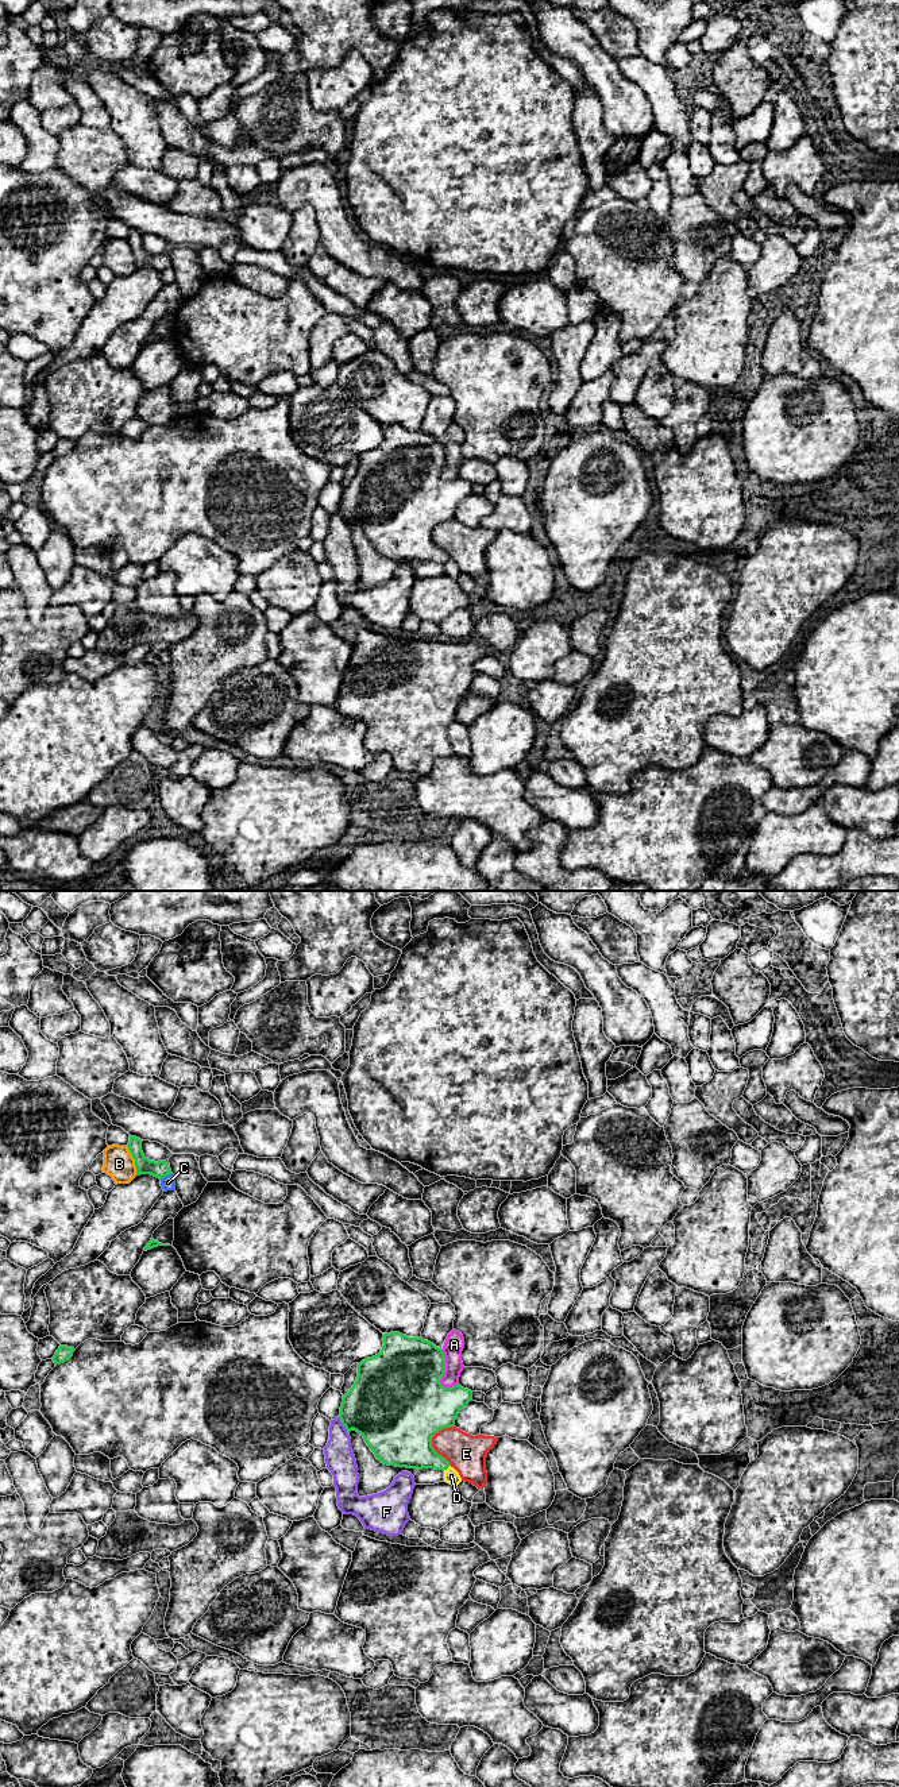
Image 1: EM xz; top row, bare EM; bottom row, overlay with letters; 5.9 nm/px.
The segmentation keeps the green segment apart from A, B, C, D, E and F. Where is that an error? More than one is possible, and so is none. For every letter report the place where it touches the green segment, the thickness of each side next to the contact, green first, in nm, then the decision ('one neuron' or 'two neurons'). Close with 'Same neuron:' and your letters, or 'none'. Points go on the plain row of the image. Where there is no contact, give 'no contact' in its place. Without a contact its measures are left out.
A: xz (444, 462) | 440/120 nm | two neurons
B: xz (135, 254) | 100/180 nm | two neurons
C: xz (165, 269) | 100/90 nm | two neurons
D: xz (446, 562) | 260/90 nm | two neurons
E: xz (431, 536) | 480/220 nm | two neurons
F: xz (343, 517) | 400/180 nm | two neurons
Same neuron: none

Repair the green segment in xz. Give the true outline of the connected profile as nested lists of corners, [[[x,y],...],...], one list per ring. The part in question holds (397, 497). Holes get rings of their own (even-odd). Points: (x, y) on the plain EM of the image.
[[[383,427],[381,445],[358,456],[356,474],[343,489],[339,512],[348,526],[354,522],[363,529],[383,557],[444,564],[451,557],[433,543],[432,530],[454,520],[459,505],[472,494],[472,485],[459,476],[448,482],[440,476],[444,464],[443,441],[421,429]]]

